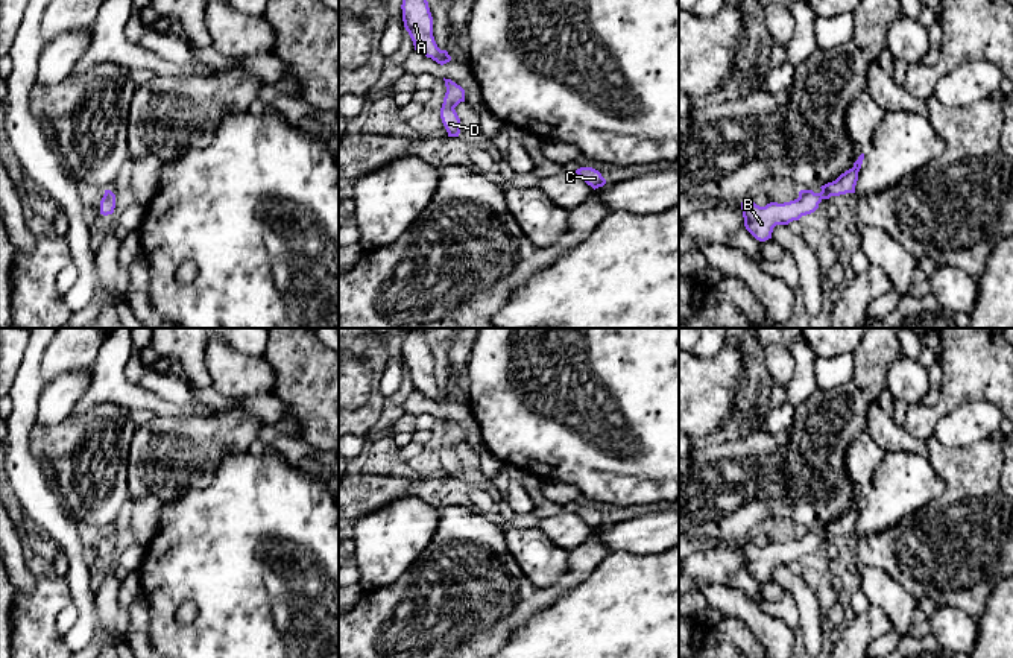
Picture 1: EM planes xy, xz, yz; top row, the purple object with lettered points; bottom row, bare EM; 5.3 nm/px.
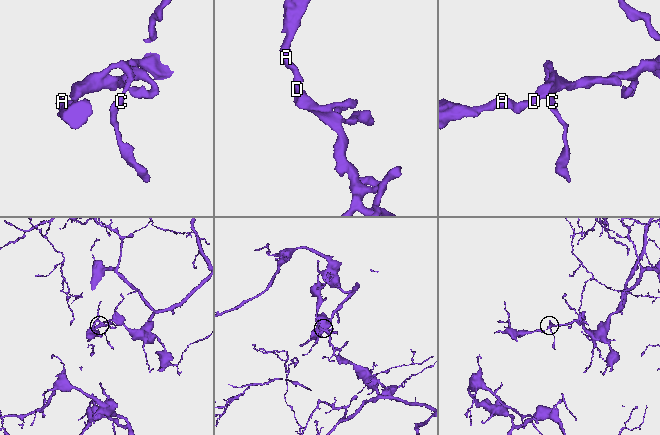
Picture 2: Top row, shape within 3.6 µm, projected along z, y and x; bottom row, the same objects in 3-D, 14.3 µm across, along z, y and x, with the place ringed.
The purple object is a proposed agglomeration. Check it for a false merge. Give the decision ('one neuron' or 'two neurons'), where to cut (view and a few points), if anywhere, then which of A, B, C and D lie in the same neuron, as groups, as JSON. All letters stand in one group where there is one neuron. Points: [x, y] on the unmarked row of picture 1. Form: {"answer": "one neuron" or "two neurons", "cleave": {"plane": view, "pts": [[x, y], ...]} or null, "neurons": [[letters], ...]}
{"answer": "one neuron", "cleave": null, "neurons": [["A", "B", "C", "D"]]}

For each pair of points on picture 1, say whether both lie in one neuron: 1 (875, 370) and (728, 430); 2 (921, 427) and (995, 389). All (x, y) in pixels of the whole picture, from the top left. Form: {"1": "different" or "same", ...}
{"1": "different", "2": "same"}

